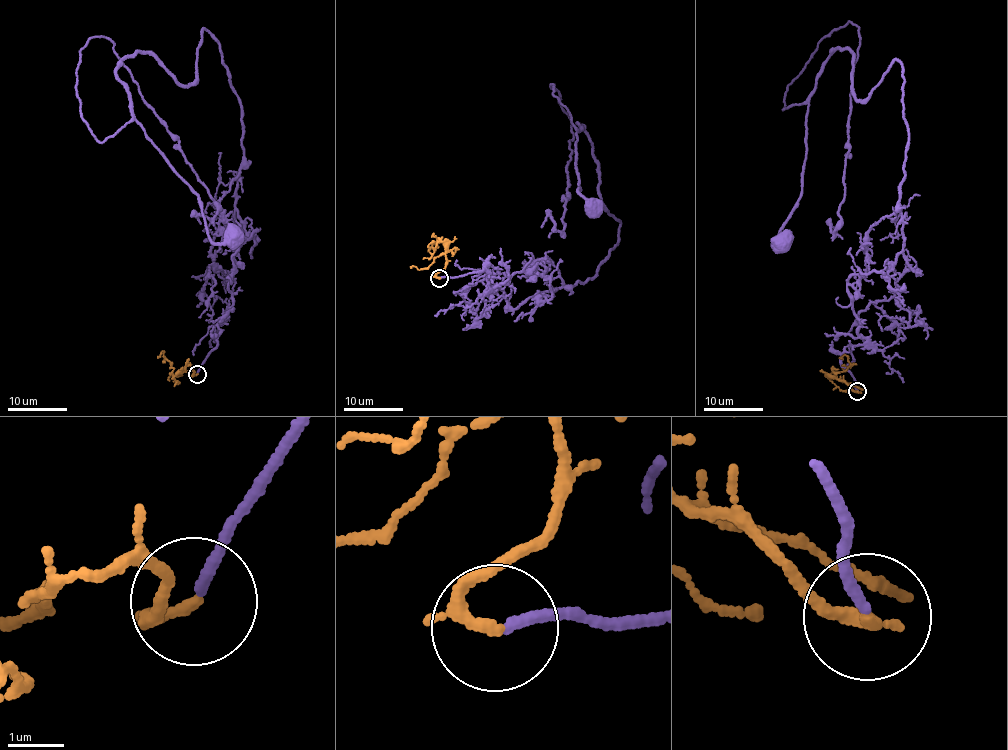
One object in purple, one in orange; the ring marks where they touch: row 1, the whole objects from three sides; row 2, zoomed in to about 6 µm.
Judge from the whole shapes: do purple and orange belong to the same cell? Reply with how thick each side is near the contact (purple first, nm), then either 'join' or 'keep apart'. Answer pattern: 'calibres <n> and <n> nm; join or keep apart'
calibres 170 and 160 nm; join

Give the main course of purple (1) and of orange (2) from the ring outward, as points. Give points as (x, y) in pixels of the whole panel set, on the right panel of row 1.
1: (857, 391), (848, 281), (903, 248), (897, 60), (862, 100), (850, 50), (826, 60), (780, 240)
2: (857, 391), (842, 380), (829, 377), (834, 371), (842, 372), (849, 365), (846, 355), (838, 358)

